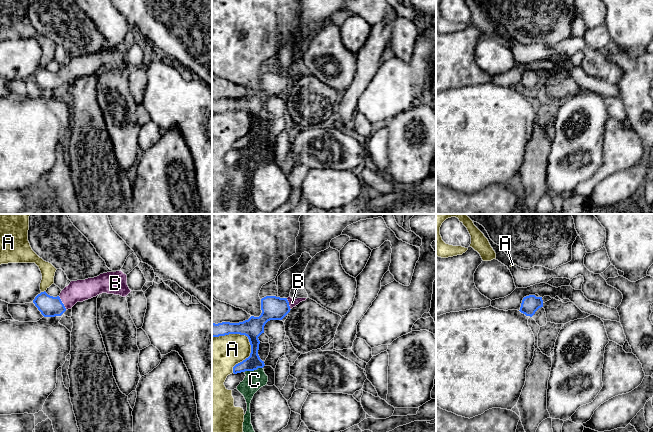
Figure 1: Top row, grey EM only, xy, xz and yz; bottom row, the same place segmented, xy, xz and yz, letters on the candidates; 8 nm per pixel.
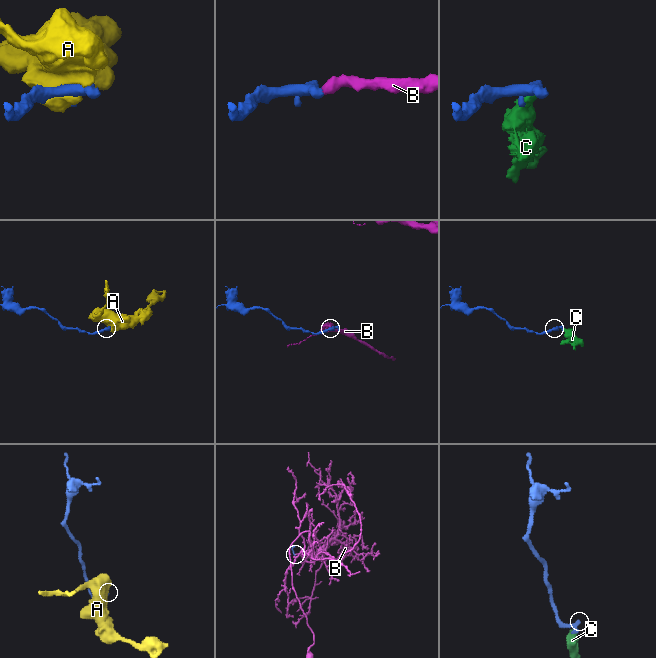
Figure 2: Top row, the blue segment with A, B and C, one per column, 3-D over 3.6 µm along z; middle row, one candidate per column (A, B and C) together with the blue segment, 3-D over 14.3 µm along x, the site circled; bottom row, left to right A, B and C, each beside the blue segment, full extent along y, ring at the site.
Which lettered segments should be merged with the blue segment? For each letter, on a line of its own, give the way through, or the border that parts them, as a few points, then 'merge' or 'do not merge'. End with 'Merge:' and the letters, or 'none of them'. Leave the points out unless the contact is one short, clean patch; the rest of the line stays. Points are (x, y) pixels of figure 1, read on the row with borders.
A: do not merge
B: across xy (49, 306), (57, 306), (62, 303), (77, 291) | merge
C: along xz (262, 367), (244, 372) | do not merge
Merge: B

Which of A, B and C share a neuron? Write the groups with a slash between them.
A / B / C

